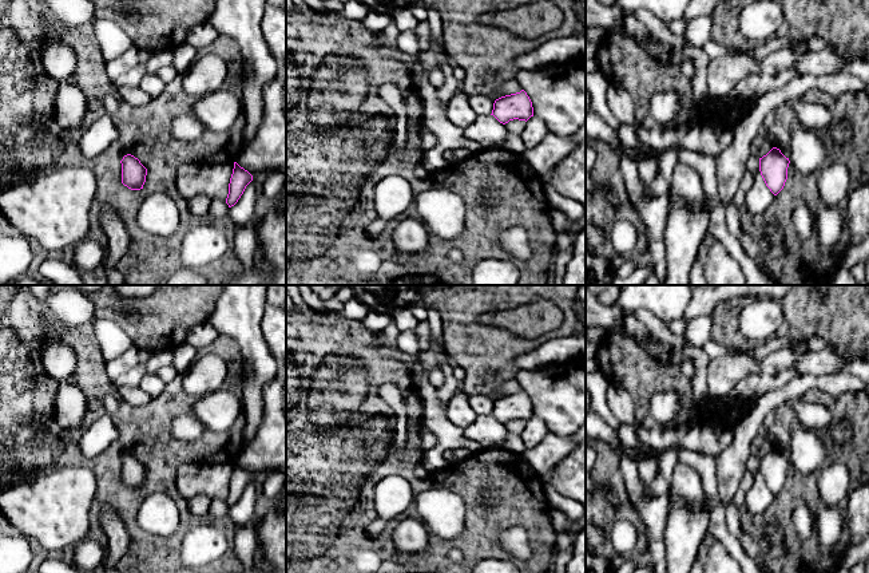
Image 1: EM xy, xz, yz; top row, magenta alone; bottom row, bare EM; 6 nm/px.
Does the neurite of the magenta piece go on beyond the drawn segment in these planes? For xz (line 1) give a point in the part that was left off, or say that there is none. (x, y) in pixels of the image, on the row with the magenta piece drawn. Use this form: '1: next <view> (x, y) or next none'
1: next none

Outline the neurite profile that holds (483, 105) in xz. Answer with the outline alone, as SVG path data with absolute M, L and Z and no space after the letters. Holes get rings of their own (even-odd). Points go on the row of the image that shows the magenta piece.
M481 94L469 95L468 102L476 115L484 116L492 114L495 100L491 96Z

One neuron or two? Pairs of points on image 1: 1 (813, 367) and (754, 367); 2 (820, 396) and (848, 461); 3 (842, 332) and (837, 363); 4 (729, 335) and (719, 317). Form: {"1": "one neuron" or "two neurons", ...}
{"1": "one neuron", "2": "one neuron", "3": "two neurons", "4": "one neuron"}

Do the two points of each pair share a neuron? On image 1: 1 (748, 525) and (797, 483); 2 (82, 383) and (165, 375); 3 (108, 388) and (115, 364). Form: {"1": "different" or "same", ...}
{"1": "same", "2": "different", "3": "different"}

